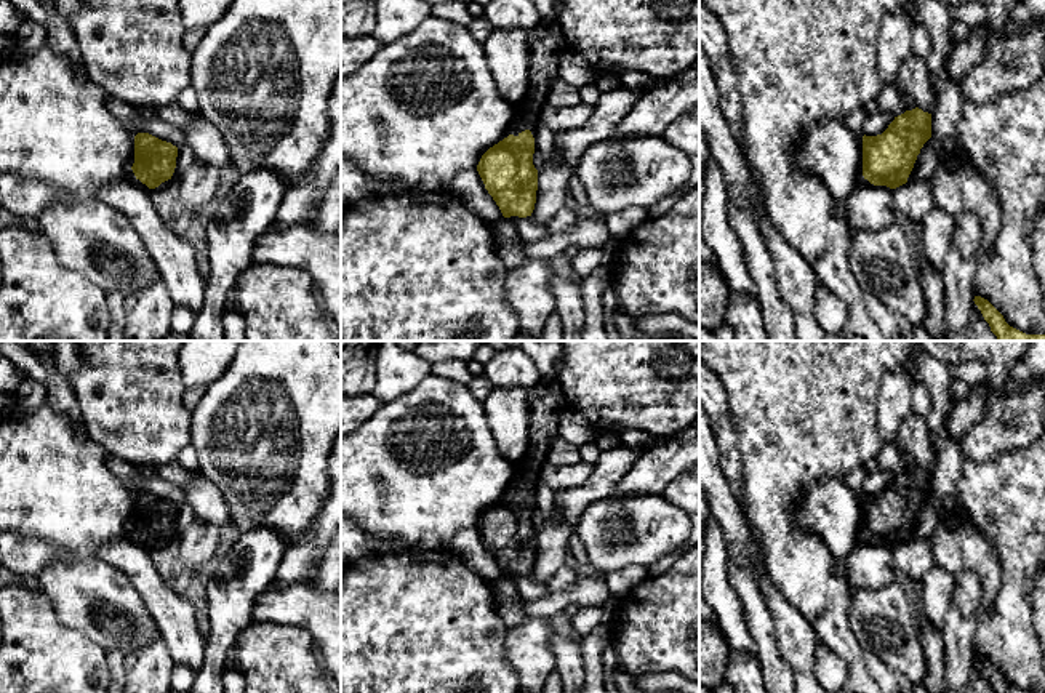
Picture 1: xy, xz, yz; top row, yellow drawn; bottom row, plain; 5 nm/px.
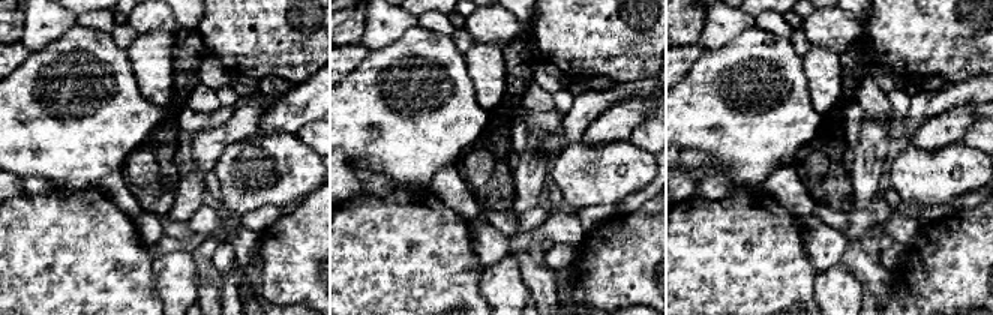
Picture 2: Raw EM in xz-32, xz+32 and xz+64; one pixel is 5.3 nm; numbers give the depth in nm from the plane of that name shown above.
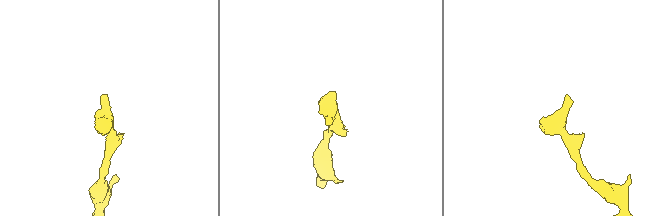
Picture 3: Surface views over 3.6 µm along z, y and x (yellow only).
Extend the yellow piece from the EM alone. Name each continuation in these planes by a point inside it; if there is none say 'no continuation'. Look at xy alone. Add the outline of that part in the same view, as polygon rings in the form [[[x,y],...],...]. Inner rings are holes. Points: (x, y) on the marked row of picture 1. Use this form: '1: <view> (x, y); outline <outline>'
no continuation

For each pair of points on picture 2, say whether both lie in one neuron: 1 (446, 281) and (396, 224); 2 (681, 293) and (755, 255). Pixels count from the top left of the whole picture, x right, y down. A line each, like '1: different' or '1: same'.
1: same
2: same

